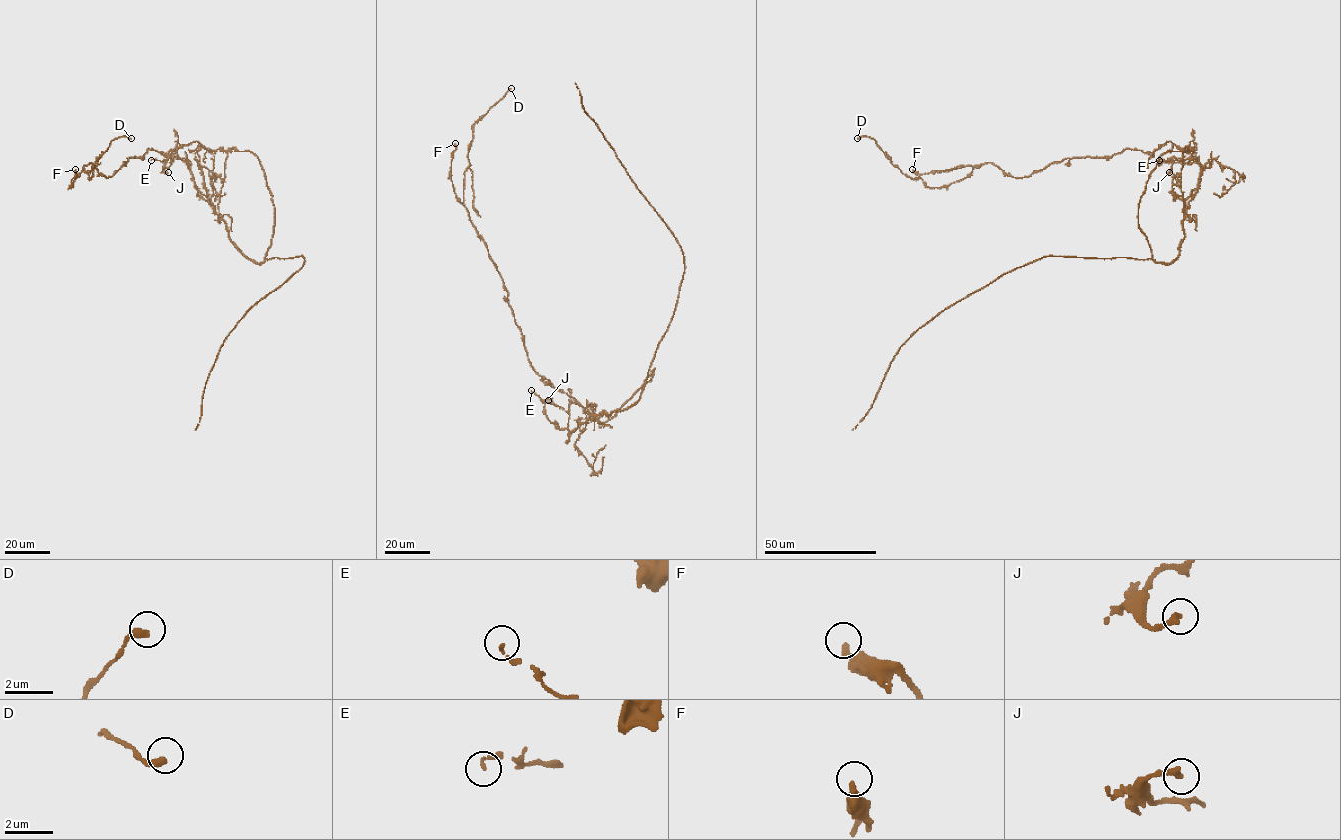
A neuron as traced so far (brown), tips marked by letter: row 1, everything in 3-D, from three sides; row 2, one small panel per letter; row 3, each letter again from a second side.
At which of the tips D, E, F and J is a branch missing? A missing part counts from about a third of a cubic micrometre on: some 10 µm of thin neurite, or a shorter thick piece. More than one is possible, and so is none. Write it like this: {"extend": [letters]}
{"extend": []}

